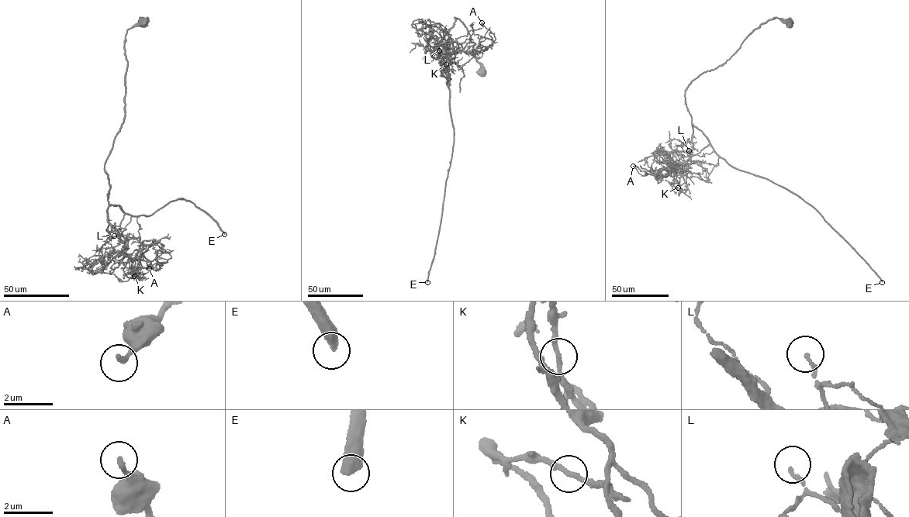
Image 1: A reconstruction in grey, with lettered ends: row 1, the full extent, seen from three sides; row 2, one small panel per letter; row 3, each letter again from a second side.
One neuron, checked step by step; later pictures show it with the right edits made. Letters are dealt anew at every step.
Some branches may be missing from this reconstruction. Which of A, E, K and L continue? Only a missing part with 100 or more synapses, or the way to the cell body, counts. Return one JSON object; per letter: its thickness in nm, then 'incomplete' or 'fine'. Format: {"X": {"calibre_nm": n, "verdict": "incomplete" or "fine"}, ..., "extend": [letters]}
{"A": {"calibre_nm": 220, "verdict": "fine"}, "E": {"calibre_nm": 480, "verdict": "incomplete"}, "K": {"calibre_nm": 180, "verdict": "fine"}, "L": {"calibre_nm": 130, "verdict": "fine"}, "extend": ["E"]}

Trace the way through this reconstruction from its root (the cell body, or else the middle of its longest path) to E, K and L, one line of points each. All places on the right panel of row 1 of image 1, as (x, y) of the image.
E: (789, 24), (769, 18), (724, 63), (692, 80), (685, 95), (691, 121), (731, 165), (813, 206), (882, 282)
K: (789, 24), (777, 17), (764, 22), (689, 85), (692, 148), (688, 189), (678, 187)
L: (789, 24), (777, 17), (769, 18), (724, 63), (692, 80), (685, 95), (692, 127), (692, 148), (689, 150)

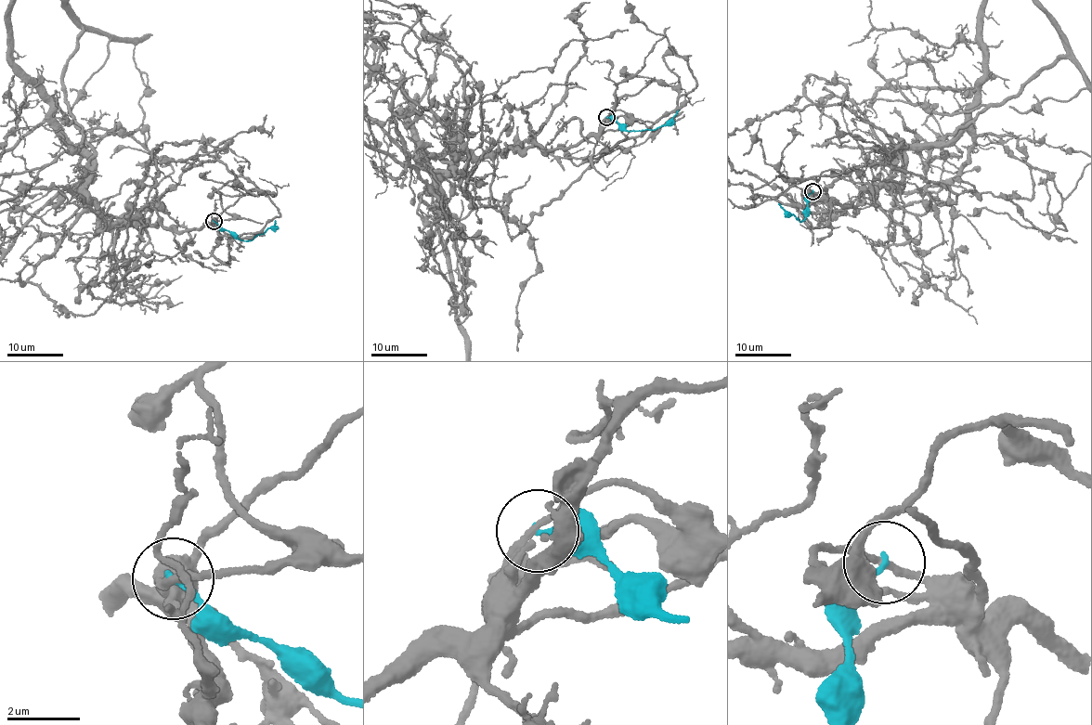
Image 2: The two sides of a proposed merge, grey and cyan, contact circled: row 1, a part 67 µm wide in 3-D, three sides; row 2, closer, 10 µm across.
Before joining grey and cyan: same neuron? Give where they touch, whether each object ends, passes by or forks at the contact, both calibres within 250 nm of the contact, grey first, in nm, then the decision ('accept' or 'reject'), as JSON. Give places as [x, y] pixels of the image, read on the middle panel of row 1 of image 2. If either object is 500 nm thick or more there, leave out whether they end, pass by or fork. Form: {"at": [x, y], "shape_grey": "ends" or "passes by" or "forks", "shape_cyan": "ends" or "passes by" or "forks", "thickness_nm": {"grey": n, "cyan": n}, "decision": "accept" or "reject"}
{"at": [606, 117], "shape_grey": "passes by", "shape_cyan": "ends", "thickness_nm": {"grey": 190, "cyan": 150}, "decision": "reject"}

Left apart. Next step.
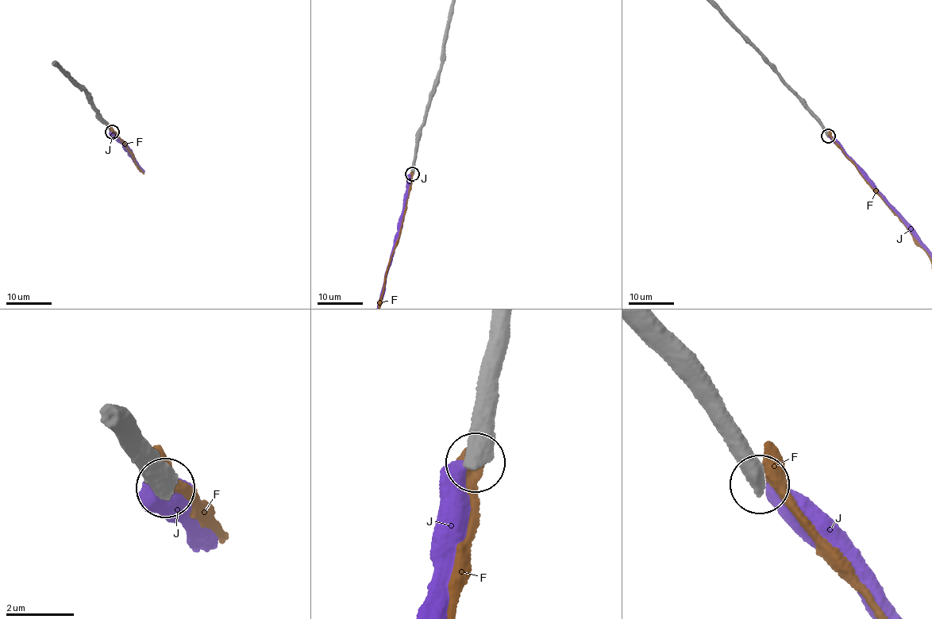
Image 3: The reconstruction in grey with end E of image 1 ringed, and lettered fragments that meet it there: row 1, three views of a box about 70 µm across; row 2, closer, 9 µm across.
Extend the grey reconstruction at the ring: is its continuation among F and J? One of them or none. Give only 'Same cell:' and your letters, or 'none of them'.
Same cell: none of them

